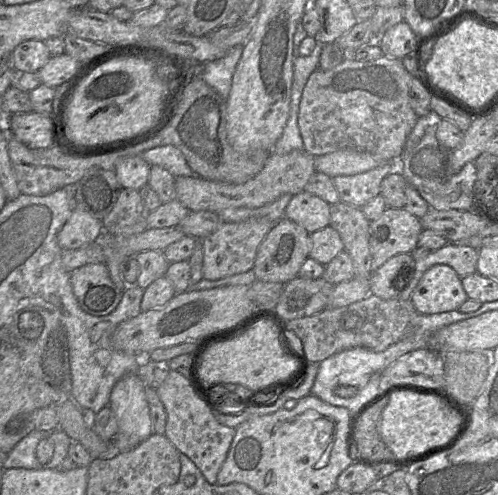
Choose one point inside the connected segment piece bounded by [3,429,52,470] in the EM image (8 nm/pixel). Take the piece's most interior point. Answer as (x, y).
(22, 455)

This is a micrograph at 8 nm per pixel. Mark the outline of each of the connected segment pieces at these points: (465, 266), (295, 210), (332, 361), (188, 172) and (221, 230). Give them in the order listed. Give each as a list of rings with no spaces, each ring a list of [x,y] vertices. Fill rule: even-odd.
[[[449,242],[442,248],[429,253],[423,258],[415,259],[412,278],[398,295],[402,300],[410,300],[413,291],[423,274],[436,264],[448,265],[459,277],[477,272],[478,249],[460,243]]]
[[[302,191],[288,204],[284,218],[303,227],[309,234],[330,226],[331,206],[323,199]]]
[[[398,341],[381,352],[358,347],[339,352],[323,360],[319,364],[311,394],[331,405],[345,407],[350,413],[355,412],[365,402],[357,404],[354,400],[346,400],[336,394],[336,388],[339,386],[356,386],[361,390],[373,374],[382,374],[392,362],[410,352],[410,346],[402,346],[402,341]]]
[[[158,146],[145,151],[141,157],[149,165],[160,166],[170,172],[174,177],[199,177],[191,170],[183,153],[175,146]]]
[[[250,218],[237,223],[221,223],[215,232],[201,240],[203,278],[212,281],[251,270],[254,267],[258,247],[274,224],[260,218]]]

